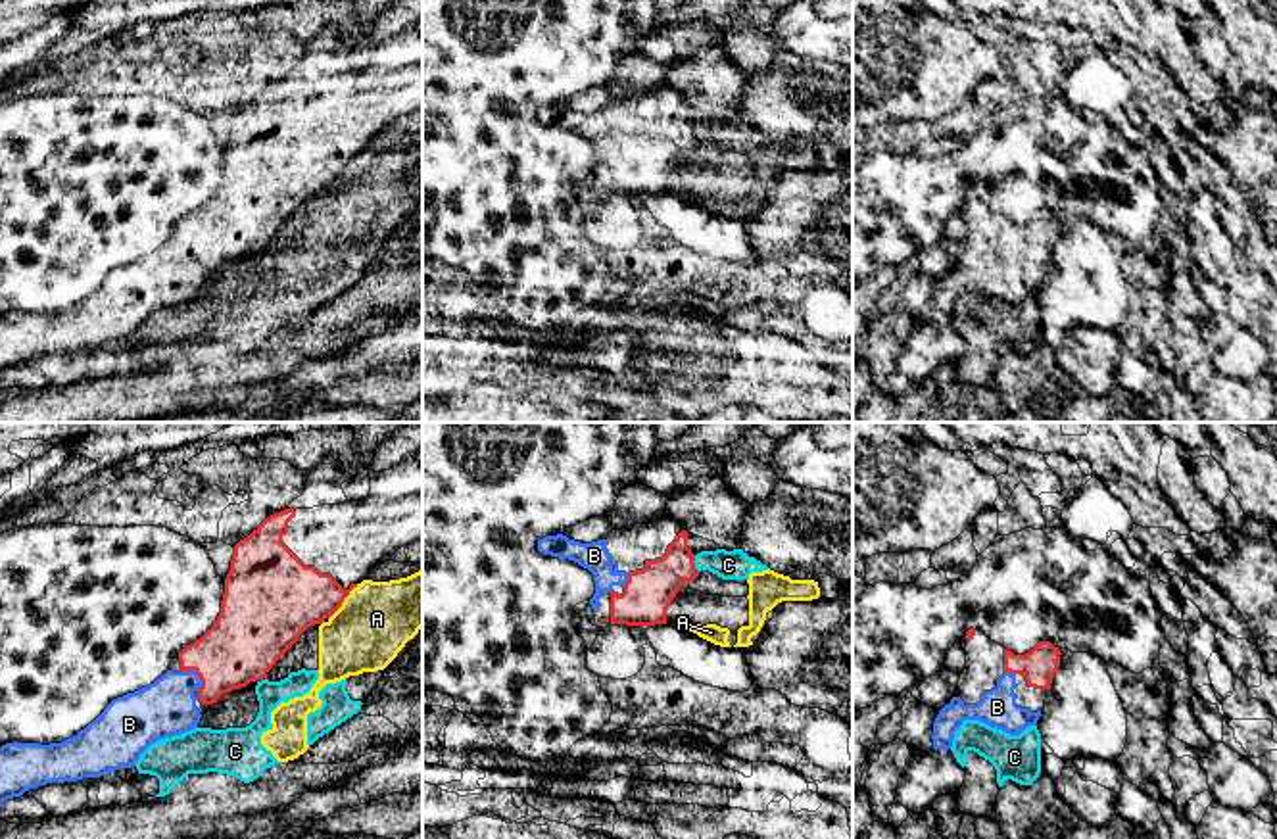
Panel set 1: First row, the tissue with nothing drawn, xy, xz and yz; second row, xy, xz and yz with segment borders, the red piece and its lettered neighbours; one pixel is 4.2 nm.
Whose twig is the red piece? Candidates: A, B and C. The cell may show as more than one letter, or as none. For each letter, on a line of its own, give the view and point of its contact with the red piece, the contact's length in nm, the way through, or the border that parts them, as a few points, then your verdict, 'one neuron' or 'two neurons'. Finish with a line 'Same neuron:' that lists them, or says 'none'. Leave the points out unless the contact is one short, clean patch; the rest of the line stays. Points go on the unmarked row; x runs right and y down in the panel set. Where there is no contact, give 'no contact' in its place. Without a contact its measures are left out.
A: xy (342, 171) | 200 nm | along xy (358, 154), (329, 189) | two neurons
B: xy (196, 242) | 120 nm | one neuron
C: xz (694, 133) | 80 nm | two neurons
Same neuron: B

